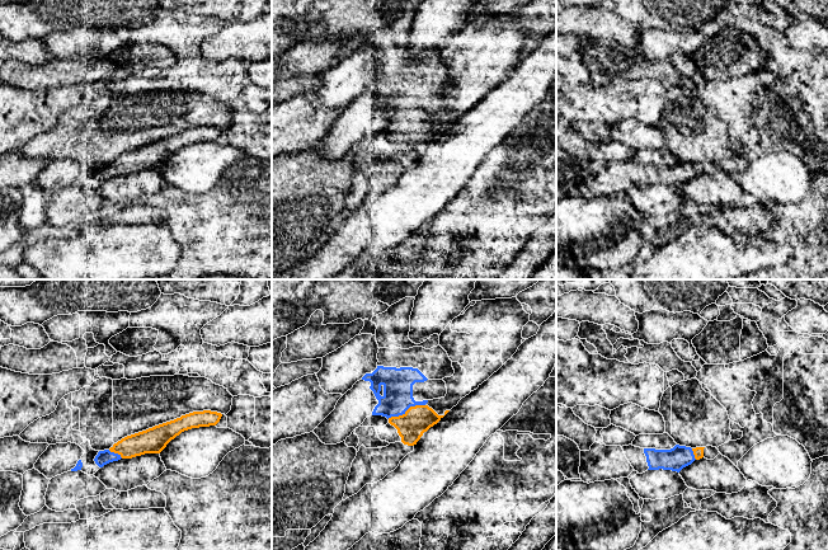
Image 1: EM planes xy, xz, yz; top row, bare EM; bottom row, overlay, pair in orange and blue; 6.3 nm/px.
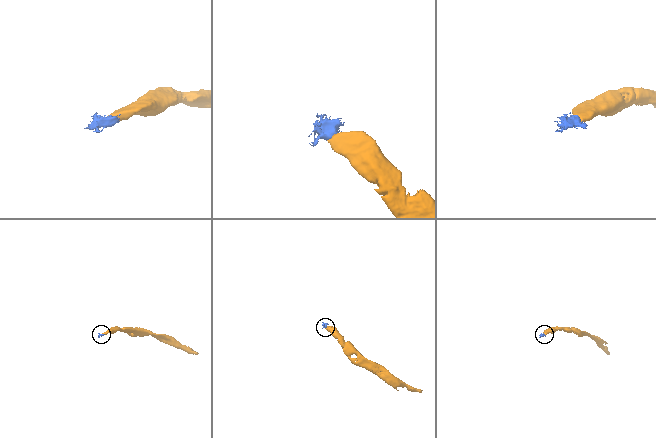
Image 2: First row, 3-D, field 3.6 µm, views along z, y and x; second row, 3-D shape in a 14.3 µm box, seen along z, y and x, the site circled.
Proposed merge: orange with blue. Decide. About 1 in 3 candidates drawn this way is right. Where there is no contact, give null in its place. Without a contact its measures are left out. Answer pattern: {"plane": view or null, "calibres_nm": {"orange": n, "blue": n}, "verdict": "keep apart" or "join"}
{"plane": "xz", "calibres_nm": {"orange": 180, "blue": 190}, "verdict": "join"}

